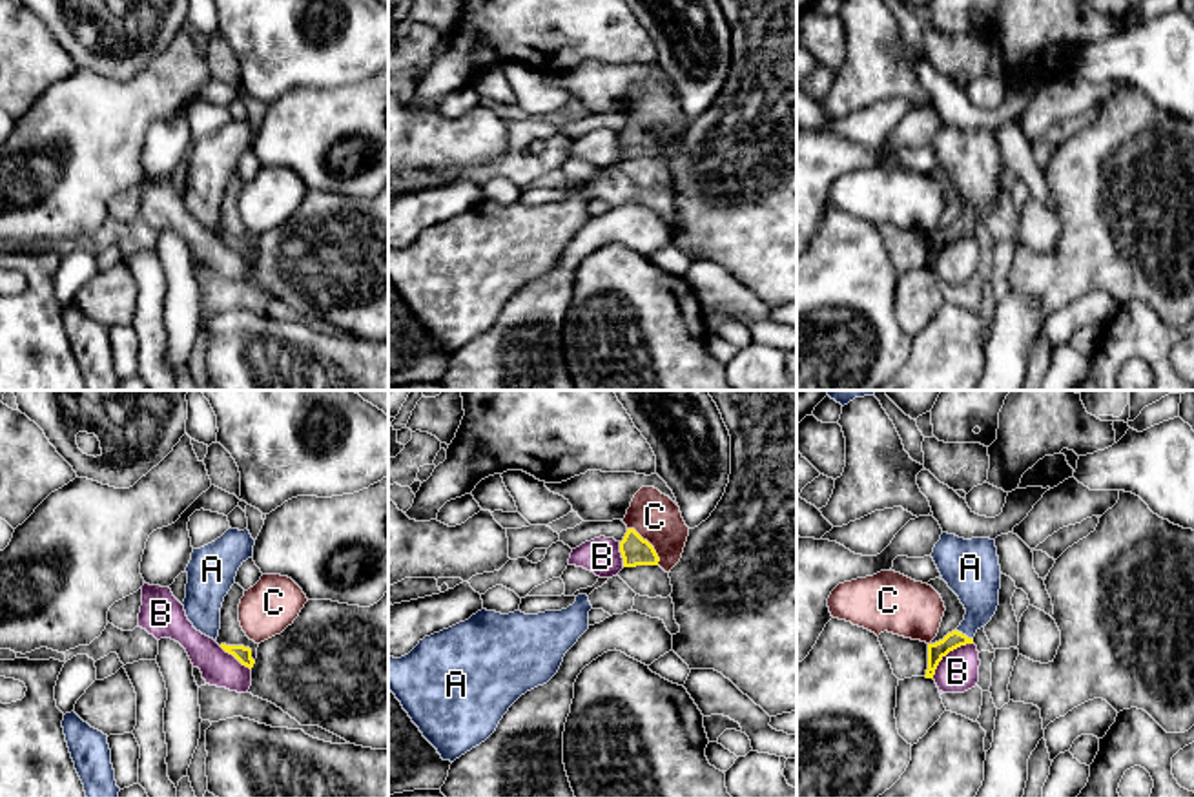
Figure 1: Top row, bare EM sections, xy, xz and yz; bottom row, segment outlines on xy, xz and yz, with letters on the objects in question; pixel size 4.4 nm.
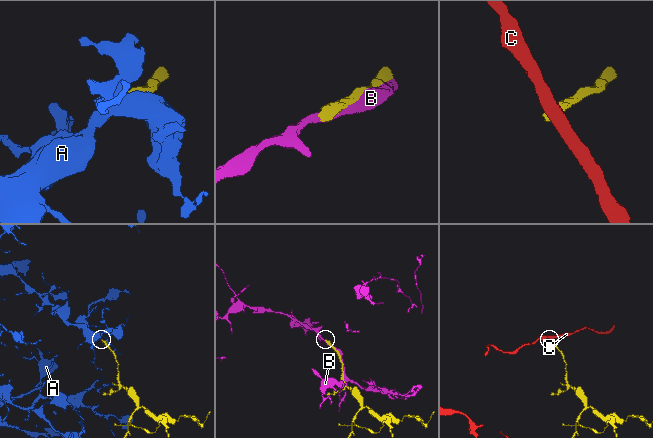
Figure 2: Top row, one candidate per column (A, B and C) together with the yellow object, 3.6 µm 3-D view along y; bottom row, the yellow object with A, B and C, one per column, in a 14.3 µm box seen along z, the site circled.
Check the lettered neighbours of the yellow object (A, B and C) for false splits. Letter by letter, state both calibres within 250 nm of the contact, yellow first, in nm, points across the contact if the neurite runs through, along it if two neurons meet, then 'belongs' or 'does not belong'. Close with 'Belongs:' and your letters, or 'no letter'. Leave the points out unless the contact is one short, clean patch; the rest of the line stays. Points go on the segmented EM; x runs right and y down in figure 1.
A: calibres 80 and 220 nm; way yz (952, 641), (965, 635), (976, 617), (976, 580); belongs
B: calibres 80 and 180 nm; does not belong
C: calibres 130 and 220 nm; border xz (627, 527), (633, 527), (653, 548), (658, 564); does not belong
Belongs: A

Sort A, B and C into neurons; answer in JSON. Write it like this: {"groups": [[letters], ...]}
{"groups": [["A"], ["B"], ["C"]]}

